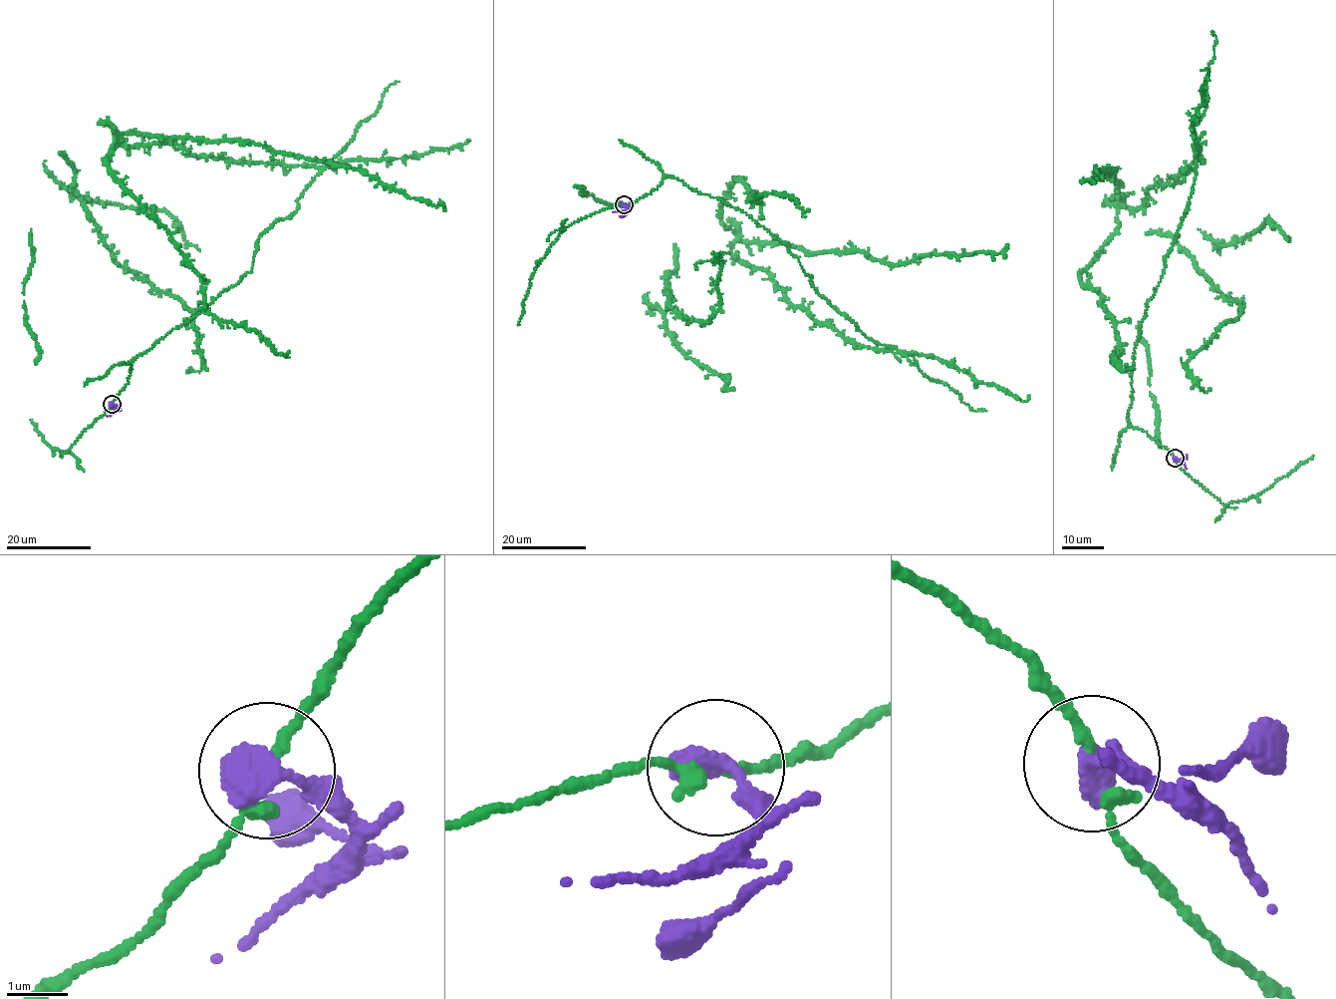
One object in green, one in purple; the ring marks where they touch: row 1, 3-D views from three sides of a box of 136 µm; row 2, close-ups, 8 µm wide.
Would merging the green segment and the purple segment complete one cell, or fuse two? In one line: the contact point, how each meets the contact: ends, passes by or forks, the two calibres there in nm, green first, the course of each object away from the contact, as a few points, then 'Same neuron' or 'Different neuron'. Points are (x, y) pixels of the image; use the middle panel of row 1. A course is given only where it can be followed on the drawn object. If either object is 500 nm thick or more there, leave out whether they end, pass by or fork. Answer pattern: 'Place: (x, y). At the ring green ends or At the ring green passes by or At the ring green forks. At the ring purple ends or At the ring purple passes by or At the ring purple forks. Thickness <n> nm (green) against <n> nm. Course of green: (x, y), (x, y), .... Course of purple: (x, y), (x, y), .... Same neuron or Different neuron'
Place: (624, 204). Thickness 150 nm (green) against 550 nm. Course of green: (625, 204), (666, 175), (719, 197), (892, 353), (821, 325), (732, 245), (892, 264), (1007, 243). Course of purple: (624, 204), (625, 214), (620, 217). Different neuron

